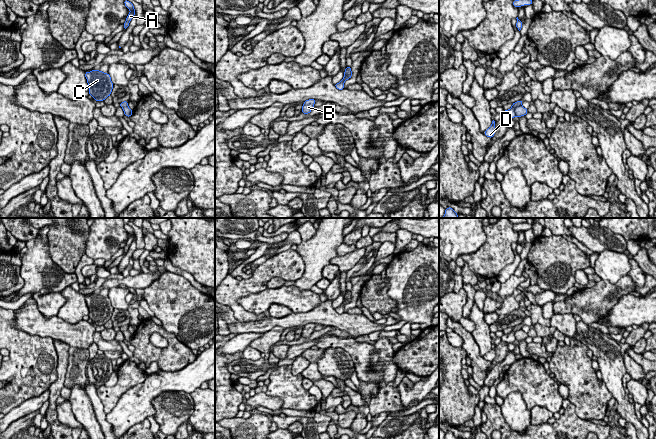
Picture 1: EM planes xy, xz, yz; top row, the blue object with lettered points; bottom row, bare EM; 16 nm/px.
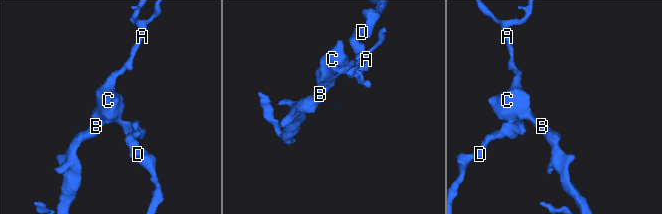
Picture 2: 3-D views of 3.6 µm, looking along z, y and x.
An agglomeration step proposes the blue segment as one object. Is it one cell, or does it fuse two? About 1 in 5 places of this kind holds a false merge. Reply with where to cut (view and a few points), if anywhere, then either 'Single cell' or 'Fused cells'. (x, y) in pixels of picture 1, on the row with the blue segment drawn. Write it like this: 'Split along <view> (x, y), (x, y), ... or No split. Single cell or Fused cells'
Split along yz (520, 104), (515, 108), (515, 115). Fused cells

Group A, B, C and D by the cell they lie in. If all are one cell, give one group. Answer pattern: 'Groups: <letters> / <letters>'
Groups: A B C / D

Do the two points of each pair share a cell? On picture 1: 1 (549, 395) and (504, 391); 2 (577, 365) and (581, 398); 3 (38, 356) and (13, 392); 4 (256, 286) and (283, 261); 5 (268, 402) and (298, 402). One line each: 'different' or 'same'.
1: same
2: same
3: same
4: same
5: different

